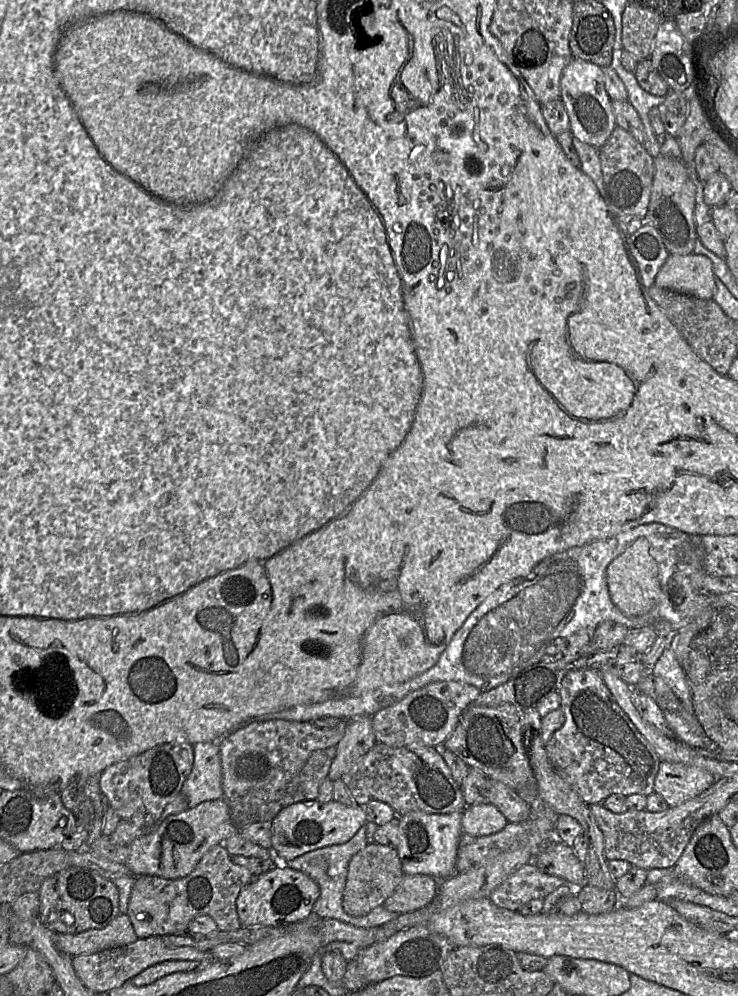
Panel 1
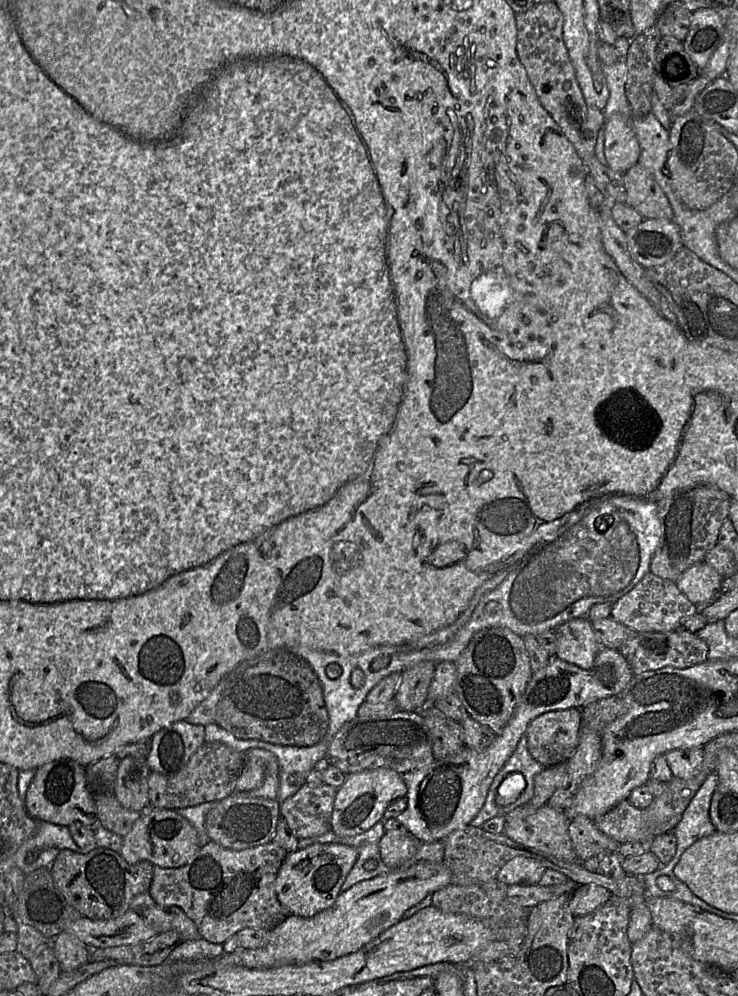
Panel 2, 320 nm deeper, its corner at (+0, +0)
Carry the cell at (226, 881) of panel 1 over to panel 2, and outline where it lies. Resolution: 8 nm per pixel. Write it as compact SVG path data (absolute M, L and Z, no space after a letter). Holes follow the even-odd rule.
M210 840L183 866L154 866L148 892L157 905L180 908L194 922L202 938L211 943L223 944L245 928L270 930L291 914L279 902L275 892L276 877L287 855L288 852L274 842L236 851Z

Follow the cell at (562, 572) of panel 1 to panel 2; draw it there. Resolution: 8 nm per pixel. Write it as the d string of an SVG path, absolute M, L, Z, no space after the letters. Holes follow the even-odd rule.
M618 495L591 499L573 511L567 521L545 541L478 587L468 607L452 624L440 630L405 644L372 647L350 656L308 647L287 649L307 661L322 686L329 726L317 744L299 747L239 739L216 723L205 726L205 741L221 742L242 753L253 748L272 752L279 764L278 801L281 803L306 784L309 771L317 762L326 759L334 735L343 724L357 717L360 705L383 678L392 673L402 673L423 661L455 663L473 636L483 629L504 627L521 637L527 634L537 636L545 631L553 631L572 619L585 617L595 604L615 603L650 572L659 537L658 502ZM333 663L342 668L337 679L326 674L326 668ZM355 669L360 669L364 674L364 682L358 688L350 681Z

